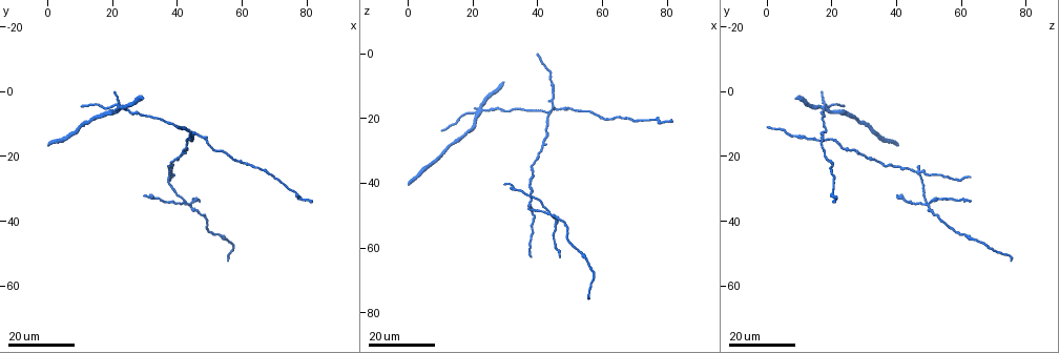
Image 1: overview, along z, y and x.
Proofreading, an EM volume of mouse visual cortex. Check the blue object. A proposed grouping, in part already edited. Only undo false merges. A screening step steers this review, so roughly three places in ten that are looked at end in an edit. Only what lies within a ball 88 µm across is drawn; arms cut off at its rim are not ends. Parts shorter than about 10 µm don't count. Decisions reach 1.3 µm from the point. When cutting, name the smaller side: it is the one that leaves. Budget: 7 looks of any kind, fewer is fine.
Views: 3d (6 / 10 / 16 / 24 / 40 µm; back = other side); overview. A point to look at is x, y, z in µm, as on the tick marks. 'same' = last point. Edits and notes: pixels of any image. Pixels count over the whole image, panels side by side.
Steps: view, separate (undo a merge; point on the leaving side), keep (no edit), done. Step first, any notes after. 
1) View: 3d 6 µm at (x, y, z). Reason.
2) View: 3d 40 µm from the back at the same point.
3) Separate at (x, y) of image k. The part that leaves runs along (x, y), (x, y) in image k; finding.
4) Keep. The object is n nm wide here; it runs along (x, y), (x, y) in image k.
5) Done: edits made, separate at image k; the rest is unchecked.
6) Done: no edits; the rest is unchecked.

View: 3d 24 µm at (37.5, 25.5, 46.5). Four-way junction.

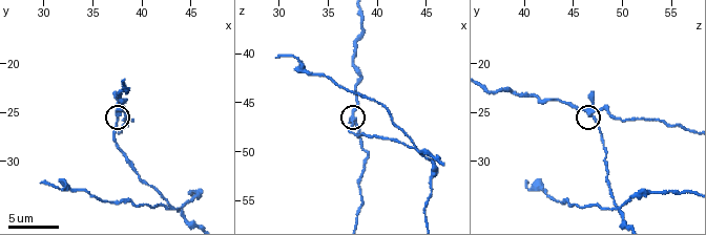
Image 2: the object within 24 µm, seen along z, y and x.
View: 3d 10 µm at (37.8, 25.2, 46.6).

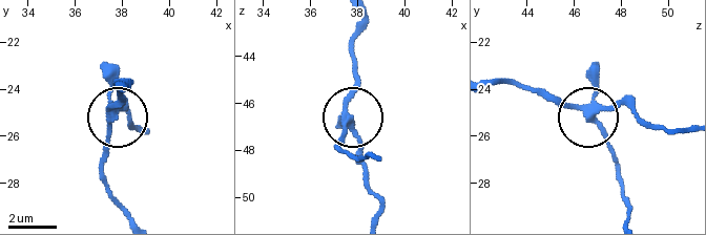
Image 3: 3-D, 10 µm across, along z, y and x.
Keep. 4 arms meet here; it runs along (357, 21), (354, 87), (346, 105), (364, 169) in image 3; all the same neuron.

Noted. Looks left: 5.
View: 3d 16 µm at (43.8, 34.8, 49.2). Four or more arms meet.

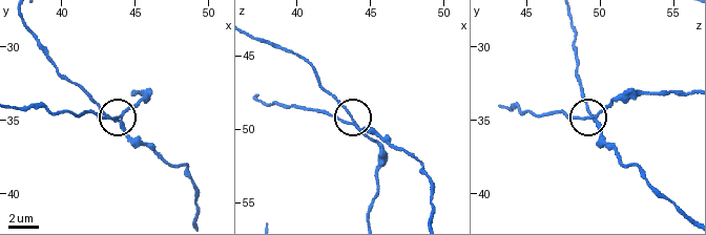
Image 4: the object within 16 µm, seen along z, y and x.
Separate at (135, 105) of image 4. The object is 150 nm wide here; the part that leaves runs along (119, 115), (17, 108) in image 4; a second neuron is stuck on.

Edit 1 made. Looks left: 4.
View: overview. See it whole again.

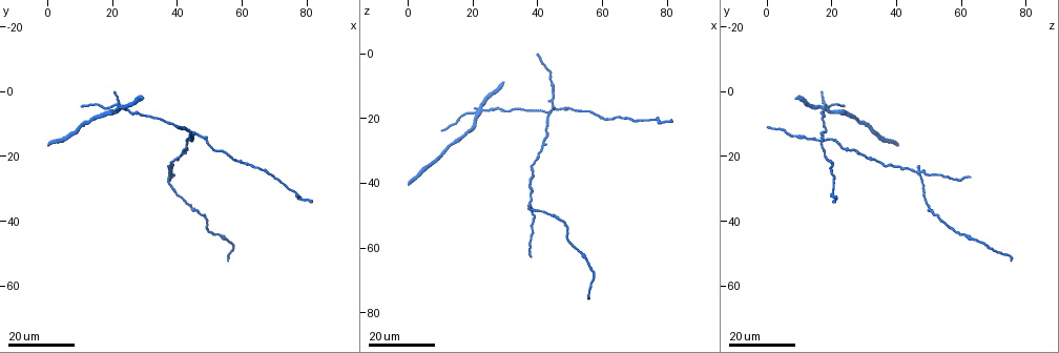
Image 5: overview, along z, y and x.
View: 3d 24 µm at (21.5, 5.0, 17.5).

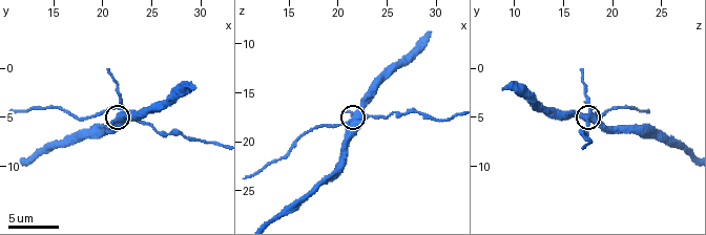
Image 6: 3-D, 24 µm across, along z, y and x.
View: 3d 6 µm at (21.8, 4.6, 17.8). Zoom in.

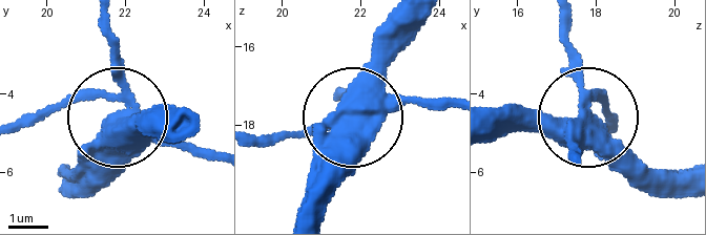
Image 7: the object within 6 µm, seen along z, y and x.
Separate at (118, 69) of image 7. The object is 430 nm wide here; the part that leaves runs along (379, 111), (447, 102) in image 7; a second neuron is stuck on.

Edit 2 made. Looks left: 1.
Done: edits made, separate at image 4, separate at image 7; the rest is unchecked.

